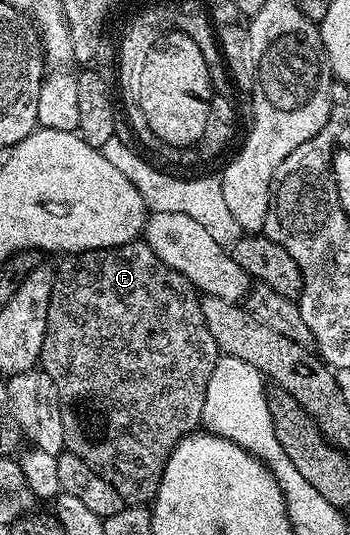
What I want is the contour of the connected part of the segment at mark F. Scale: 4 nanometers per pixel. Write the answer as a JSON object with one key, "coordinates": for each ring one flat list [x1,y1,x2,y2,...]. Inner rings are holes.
{"coordinates":[[138,238,132,240,129,244,120,244,114,248,96,248,95,250,87,250,86,252,75,252,64,257,65,260,61,265,56,265,53,285,51,286,51,294,49,295,49,305,47,306,47,330,43,334,43,346,41,347,41,359,39,361,40,371,45,371,49,375,49,380,53,383,53,388,57,391,57,408,56,411,63,422,63,438,65,439,65,447,71,453,79,458,83,458,83,462,87,462,87,466,91,466,91,470,95,470,95,474,99,474,99,478,103,478,111,486,115,486,115,490,119,490,119,494,129,506,145,506,152,501,157,495,157,487,161,481,161,475,165,472,167,466,167,458,175,450,175,446,181,439,191,432,198,431,201,424,201,415,203,414,203,402,207,398,207,382,211,378,211,370,215,370,219,359,217,351,217,343,215,338,211,338,211,330,207,330,207,322,203,322,203,310,201,309,201,301,199,292,194,288,193,284,184,276,183,272,176,272,171,266,167,266,156,256,155,251,144,239]]}

